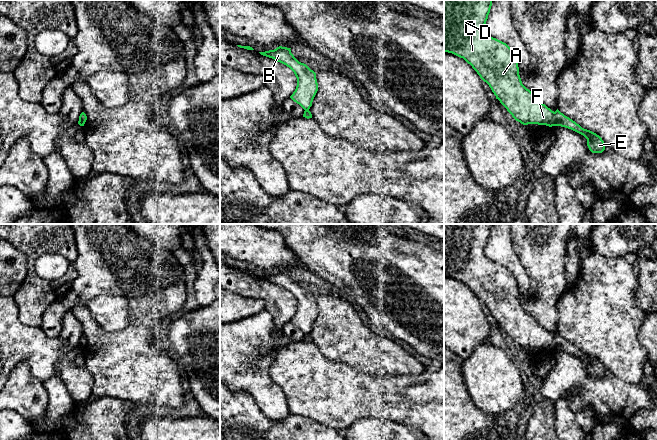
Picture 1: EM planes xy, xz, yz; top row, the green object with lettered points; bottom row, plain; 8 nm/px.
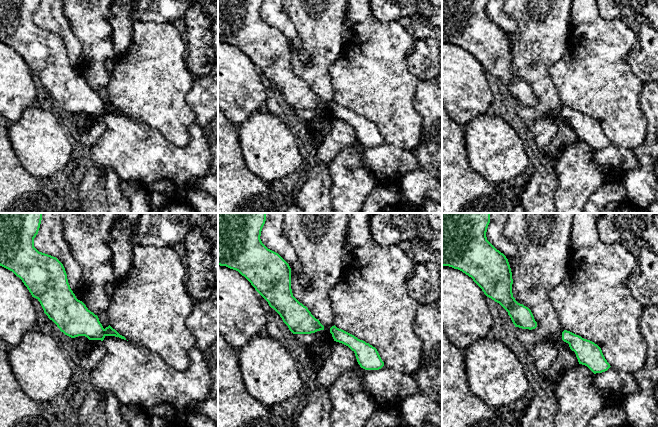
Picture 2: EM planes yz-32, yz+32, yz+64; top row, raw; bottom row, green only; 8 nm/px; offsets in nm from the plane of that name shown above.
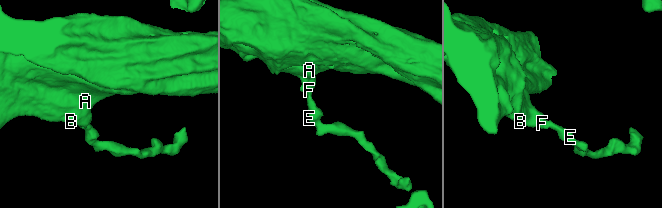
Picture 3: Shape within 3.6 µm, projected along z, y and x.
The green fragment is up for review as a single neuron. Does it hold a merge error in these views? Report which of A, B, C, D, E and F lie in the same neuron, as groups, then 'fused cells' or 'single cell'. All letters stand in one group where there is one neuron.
A B C D E F; single cell

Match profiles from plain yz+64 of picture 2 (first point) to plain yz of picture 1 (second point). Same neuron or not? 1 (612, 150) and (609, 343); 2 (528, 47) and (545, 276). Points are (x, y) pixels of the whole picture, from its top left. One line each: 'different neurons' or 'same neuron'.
1: different neurons
2: same neuron

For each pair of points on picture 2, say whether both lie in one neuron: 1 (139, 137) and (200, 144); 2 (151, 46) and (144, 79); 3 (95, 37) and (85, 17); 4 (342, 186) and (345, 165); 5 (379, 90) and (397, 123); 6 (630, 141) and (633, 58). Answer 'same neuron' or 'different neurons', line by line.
1: same neuron
2: same neuron
3: same neuron
4: same neuron
5: same neuron
6: different neurons

